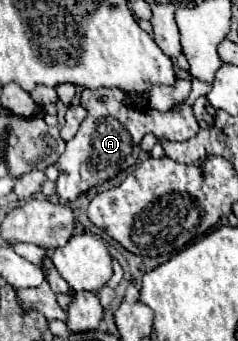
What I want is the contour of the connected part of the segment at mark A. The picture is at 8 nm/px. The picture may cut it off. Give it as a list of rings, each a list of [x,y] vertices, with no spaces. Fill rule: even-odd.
[[[84,89],[80,105],[88,115],[82,121],[78,133],[66,143],[66,151],[56,163],[60,171],[56,193],[62,201],[74,201],[88,189],[102,185],[120,171],[132,167],[138,161],[140,141],[146,133],[156,135],[160,141],[188,141],[200,131],[190,105],[178,113],[160,113],[154,109],[140,111],[136,107],[128,107],[126,93],[120,89]]]

